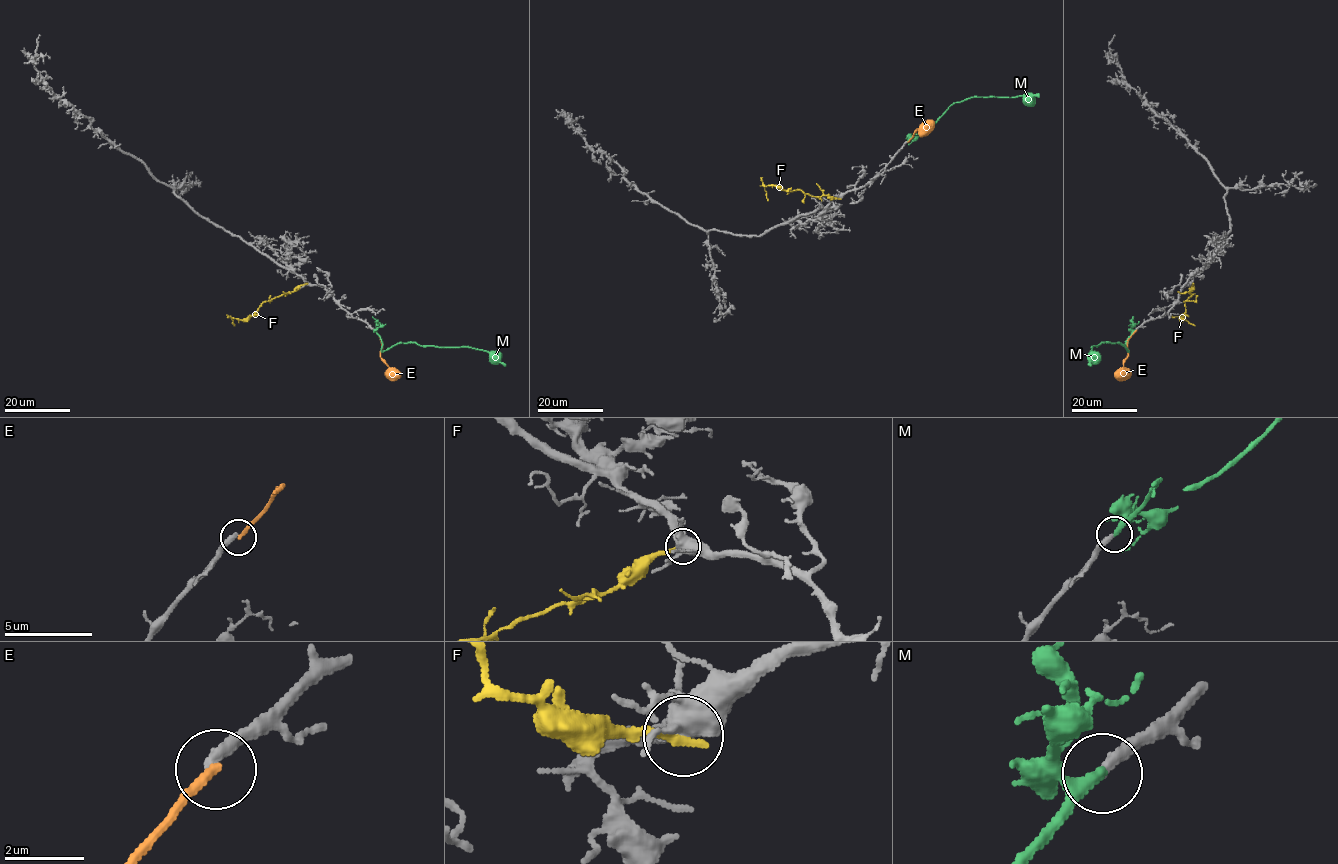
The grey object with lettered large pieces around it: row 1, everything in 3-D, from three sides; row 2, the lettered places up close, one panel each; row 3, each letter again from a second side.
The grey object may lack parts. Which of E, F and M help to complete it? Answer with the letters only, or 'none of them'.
M

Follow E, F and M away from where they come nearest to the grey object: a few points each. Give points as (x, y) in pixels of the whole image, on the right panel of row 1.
E: (1136, 330), (1127, 341), (1127, 358), (1118, 372), (1120, 380)
F: (1192, 284), (1191, 295), (1184, 301), (1185, 315), (1180, 320), (1184, 318), (1195, 325)
M: (1136, 330), (1127, 341), (1128, 351), (1118, 343), (1102, 342), (1091, 347), (1091, 366)

